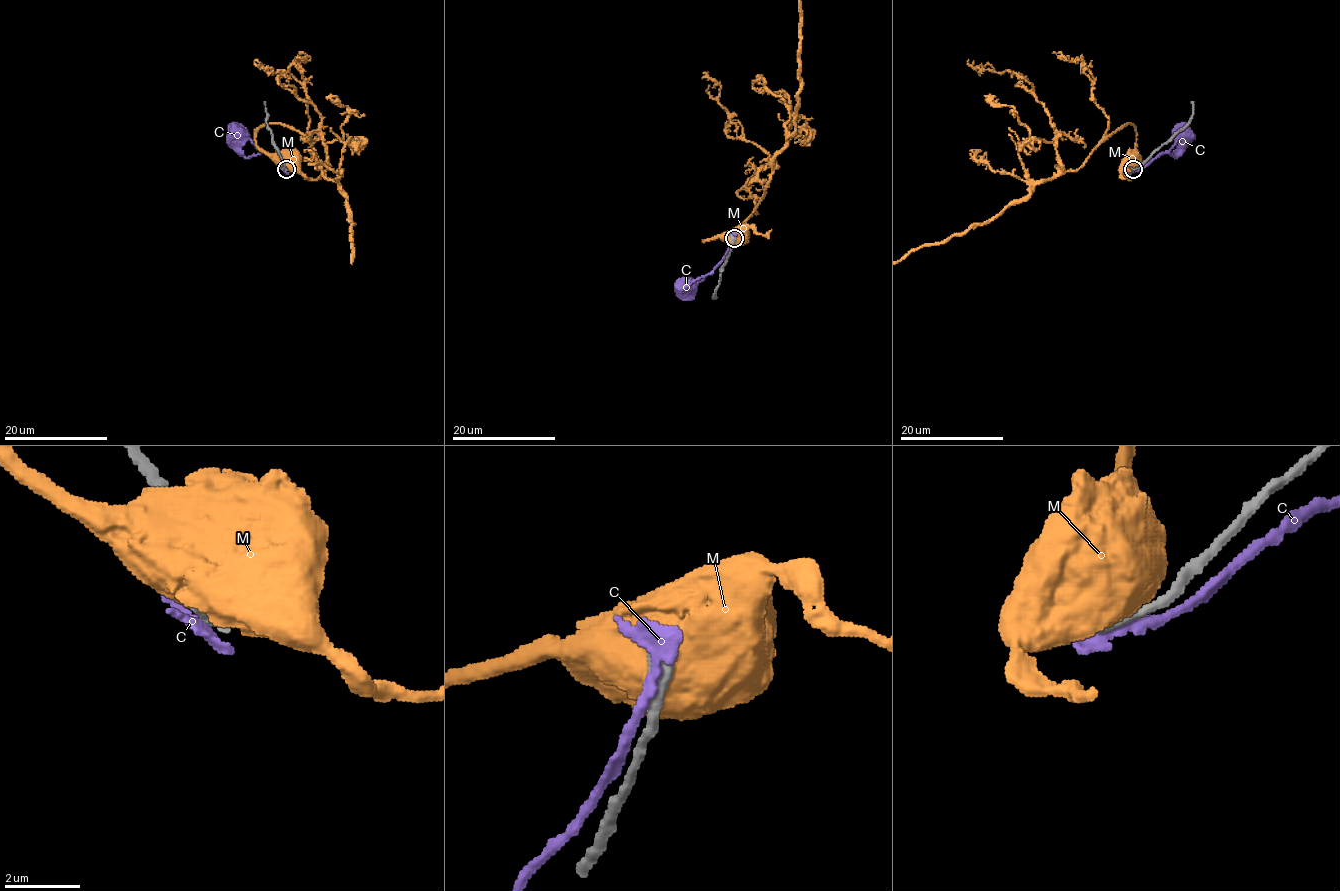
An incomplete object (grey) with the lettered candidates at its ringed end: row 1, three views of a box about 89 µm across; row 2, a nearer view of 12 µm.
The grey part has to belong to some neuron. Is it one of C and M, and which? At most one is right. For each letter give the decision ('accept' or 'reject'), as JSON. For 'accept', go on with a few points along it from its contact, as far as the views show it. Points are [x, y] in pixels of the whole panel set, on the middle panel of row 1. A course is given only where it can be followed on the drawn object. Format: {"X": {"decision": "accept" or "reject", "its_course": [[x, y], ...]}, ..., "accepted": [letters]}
{"C": {"decision": "reject"}, "M": {"decision": "reject"}, "accepted": []}

